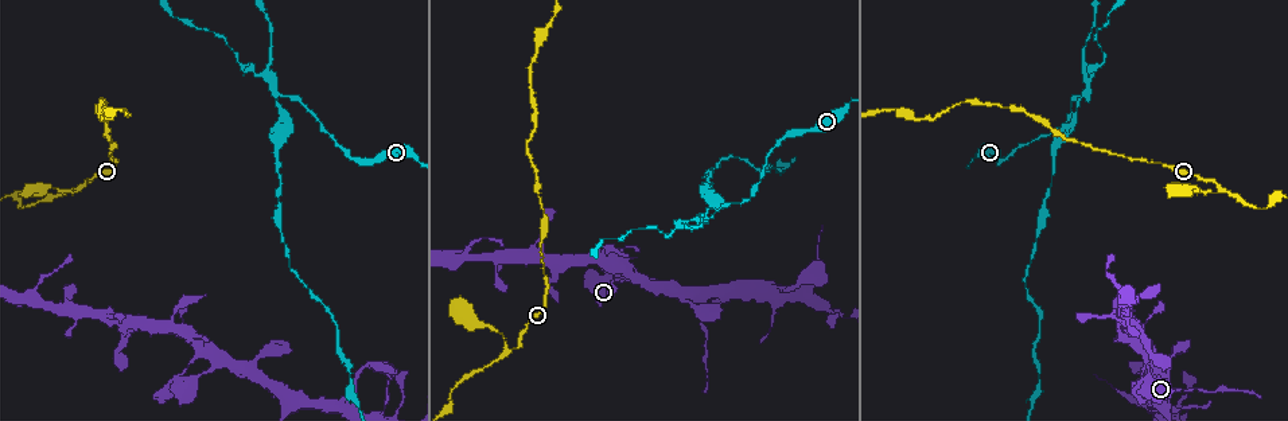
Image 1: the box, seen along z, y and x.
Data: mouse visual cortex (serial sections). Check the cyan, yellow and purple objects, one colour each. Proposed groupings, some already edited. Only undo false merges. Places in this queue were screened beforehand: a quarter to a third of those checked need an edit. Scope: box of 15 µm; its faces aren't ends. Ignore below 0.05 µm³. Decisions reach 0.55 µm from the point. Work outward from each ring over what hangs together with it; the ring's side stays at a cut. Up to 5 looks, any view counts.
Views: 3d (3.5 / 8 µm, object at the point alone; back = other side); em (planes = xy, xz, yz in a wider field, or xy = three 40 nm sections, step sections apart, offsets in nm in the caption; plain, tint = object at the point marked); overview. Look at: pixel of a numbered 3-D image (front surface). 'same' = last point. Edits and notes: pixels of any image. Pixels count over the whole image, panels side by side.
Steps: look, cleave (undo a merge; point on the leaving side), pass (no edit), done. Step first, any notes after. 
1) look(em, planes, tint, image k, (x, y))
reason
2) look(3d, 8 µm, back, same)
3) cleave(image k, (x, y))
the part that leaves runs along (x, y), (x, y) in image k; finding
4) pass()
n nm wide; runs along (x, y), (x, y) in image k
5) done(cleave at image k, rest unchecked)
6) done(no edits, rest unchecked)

look(3d, 3.5 µm, back, image 1, (709, 217))
a narrow waist

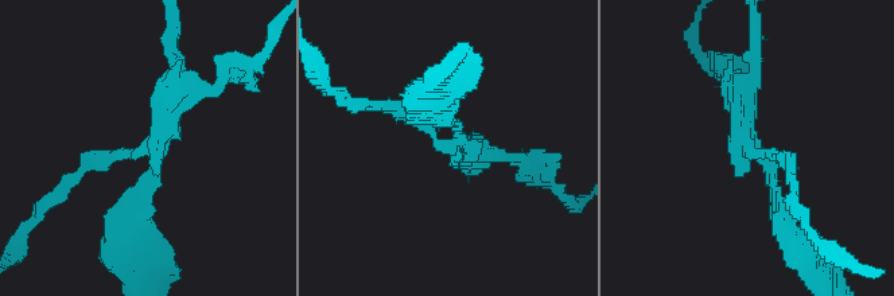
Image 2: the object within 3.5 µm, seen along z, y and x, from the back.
cleave(image 2, (144, 195))
arms of 150, 200, 250 nm; the part that leaves runs along (461, 143), (432, 89) in image 2; two cells meet here

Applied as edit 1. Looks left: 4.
look(overview)

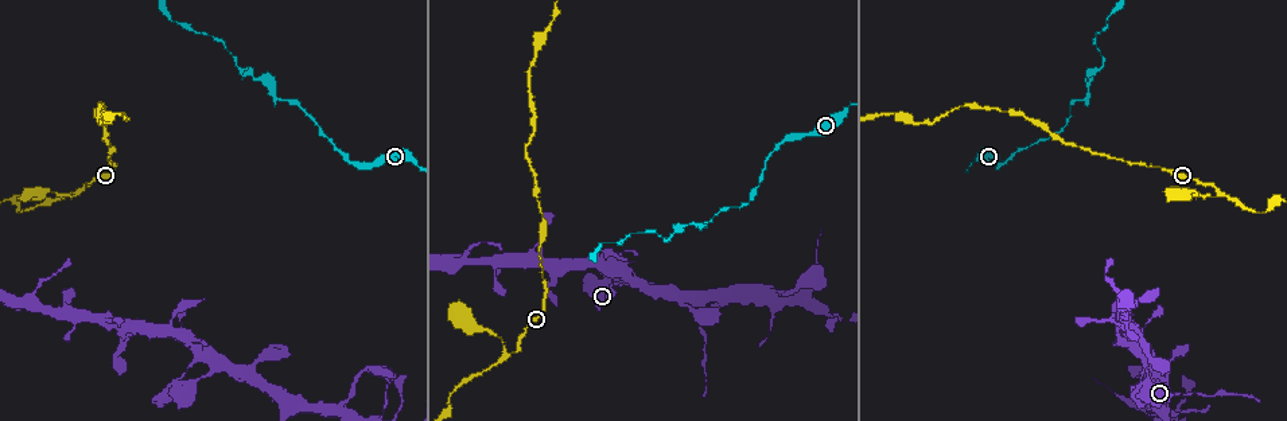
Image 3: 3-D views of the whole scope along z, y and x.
look(3d, 3.5 µm, image 3, (506, 356))
abrupt turn

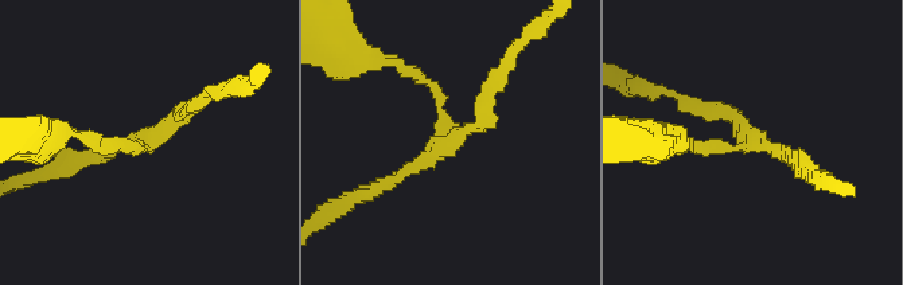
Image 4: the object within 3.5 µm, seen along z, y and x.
look(em, xy, step 5, tint, image 4, (459, 135))
3 arms; arms of 150, 200, 200 nm; need the tissue

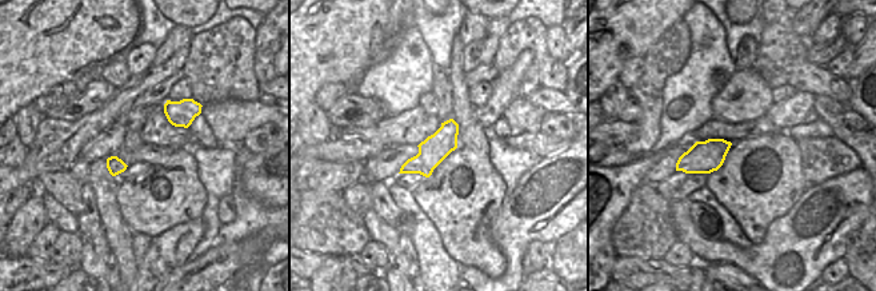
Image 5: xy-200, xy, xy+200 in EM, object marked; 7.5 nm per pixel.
pass()
runs along (201, 101), (147, 147), (105, 147) in image 4; one cell here

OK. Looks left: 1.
done(cleave at image 2, rest unchecked)

